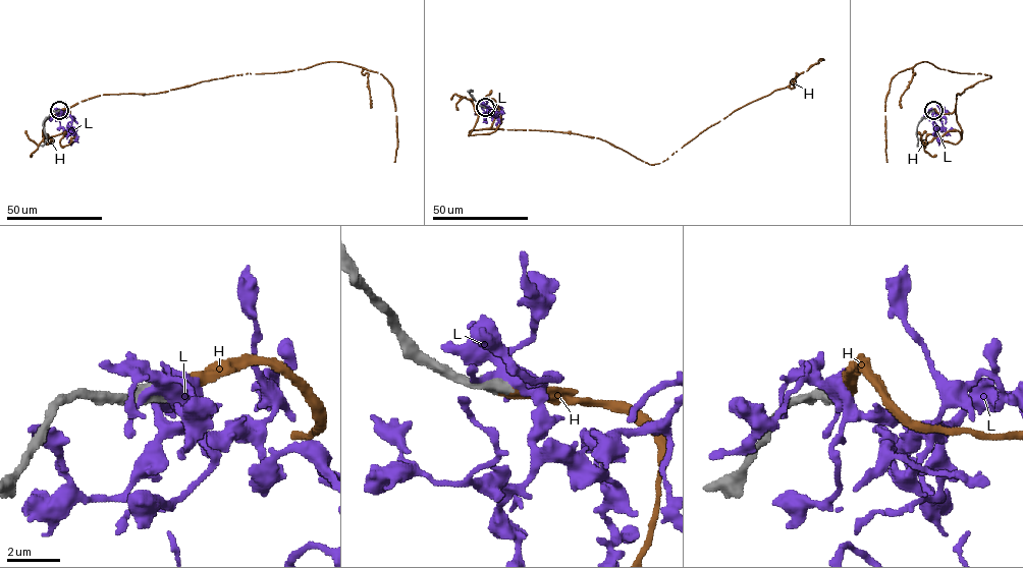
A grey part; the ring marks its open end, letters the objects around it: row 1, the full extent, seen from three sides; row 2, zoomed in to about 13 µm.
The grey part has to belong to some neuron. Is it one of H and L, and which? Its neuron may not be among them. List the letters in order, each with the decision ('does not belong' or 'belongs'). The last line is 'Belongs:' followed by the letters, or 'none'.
H: belongs
L: does not belong
Belongs: H

